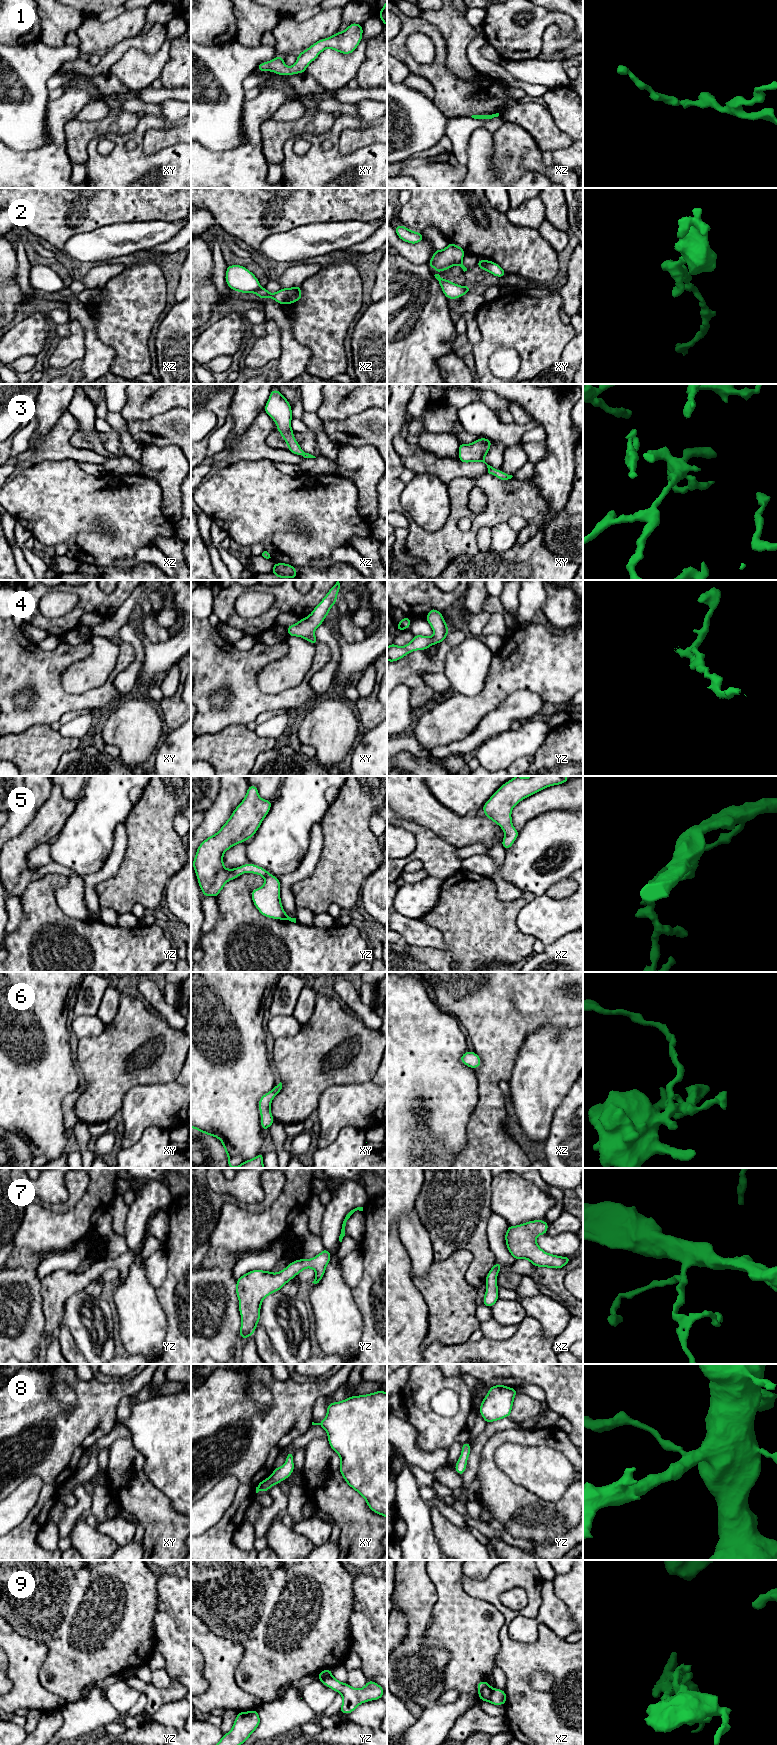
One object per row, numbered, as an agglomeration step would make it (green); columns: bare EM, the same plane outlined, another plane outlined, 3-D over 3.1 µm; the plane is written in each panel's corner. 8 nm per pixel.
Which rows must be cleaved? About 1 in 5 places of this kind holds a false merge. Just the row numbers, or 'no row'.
2, 9

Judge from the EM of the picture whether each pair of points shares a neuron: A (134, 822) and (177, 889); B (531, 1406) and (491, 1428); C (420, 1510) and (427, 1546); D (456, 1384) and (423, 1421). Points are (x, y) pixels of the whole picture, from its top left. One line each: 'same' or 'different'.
A: different
B: different
C: same
D: same

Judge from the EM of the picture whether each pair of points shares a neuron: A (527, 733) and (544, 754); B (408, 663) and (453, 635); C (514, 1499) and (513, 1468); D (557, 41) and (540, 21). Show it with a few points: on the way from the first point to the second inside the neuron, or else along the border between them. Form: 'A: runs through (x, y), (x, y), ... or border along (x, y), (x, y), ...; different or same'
A: border along (550, 730), (543, 743), (533, 755); different
B: runs through (420, 663), (430, 663), (444, 647); same
C: border along (496, 1465), (516, 1484), (524, 1486), (533, 1494); different
D: border along (569, 32), (550, 24), (543, 34), (541, 51); different

